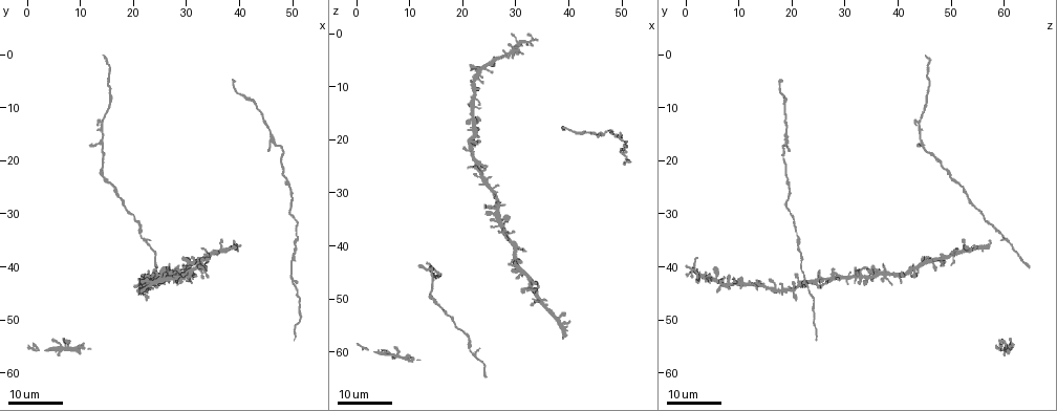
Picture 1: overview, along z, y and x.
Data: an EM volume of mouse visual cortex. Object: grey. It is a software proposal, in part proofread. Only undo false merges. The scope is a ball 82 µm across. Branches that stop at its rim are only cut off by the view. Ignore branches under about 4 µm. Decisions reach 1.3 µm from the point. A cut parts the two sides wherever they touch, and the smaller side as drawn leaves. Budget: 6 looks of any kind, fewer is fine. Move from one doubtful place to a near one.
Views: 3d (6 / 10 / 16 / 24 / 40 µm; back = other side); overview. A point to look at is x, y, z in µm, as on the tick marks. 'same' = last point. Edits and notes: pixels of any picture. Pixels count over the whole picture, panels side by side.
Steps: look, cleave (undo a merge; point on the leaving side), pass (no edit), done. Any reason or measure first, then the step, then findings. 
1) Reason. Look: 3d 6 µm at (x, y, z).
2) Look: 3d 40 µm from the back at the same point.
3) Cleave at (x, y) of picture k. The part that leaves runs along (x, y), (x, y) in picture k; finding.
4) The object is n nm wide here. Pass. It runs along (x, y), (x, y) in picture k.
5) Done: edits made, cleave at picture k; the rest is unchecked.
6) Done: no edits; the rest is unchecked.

Two arms at a narrow angle. Look: 3d 24 µm at (27.0, 41.0, 36.5).

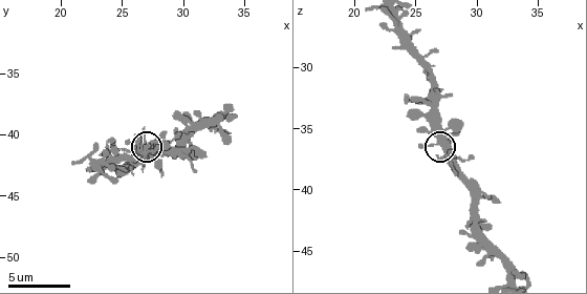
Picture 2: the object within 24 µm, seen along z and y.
Look: 3d 10 µm at the same point.

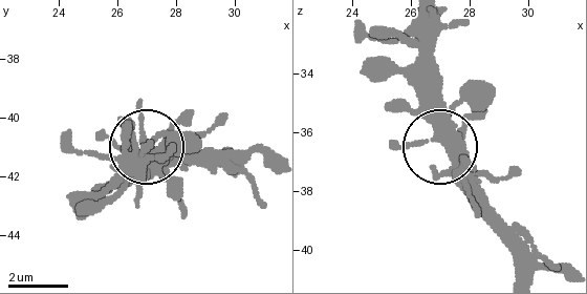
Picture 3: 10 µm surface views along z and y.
The side arm is 80 µm long. Pass. Continuous, no second neuron.

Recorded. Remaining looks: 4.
Three arms meet. Look: 3d 24 µm at (14.0, 13.0, 44.0).

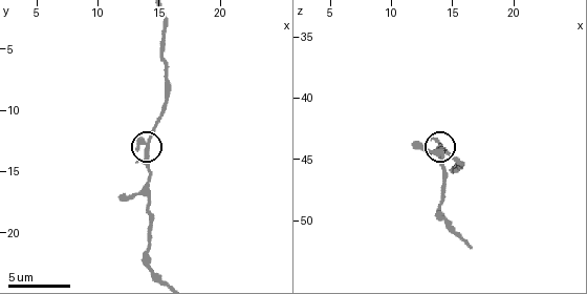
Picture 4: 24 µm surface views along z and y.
Zoom in. Look: 3d 6 µm at the same point.

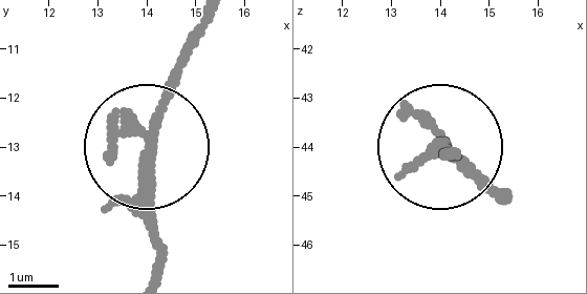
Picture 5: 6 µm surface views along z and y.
Pass. It runs along (156, 269), (144, 143), (190, 47) in picture 5; one neuron here.

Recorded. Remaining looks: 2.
Three arms meet. Look: 3d 16 µm at (25.6, 42.4, 29.2).

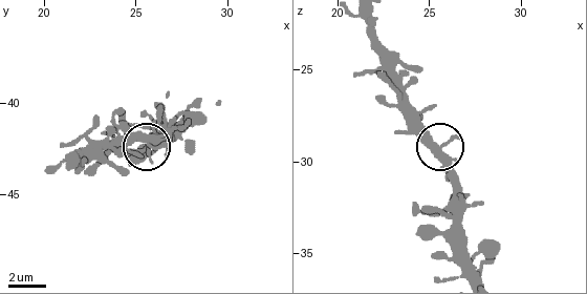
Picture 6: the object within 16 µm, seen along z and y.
The side arm is 41 µm long. Pass. One neuron here.

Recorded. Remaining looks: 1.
Done: no edits; the rest is unchecked.

